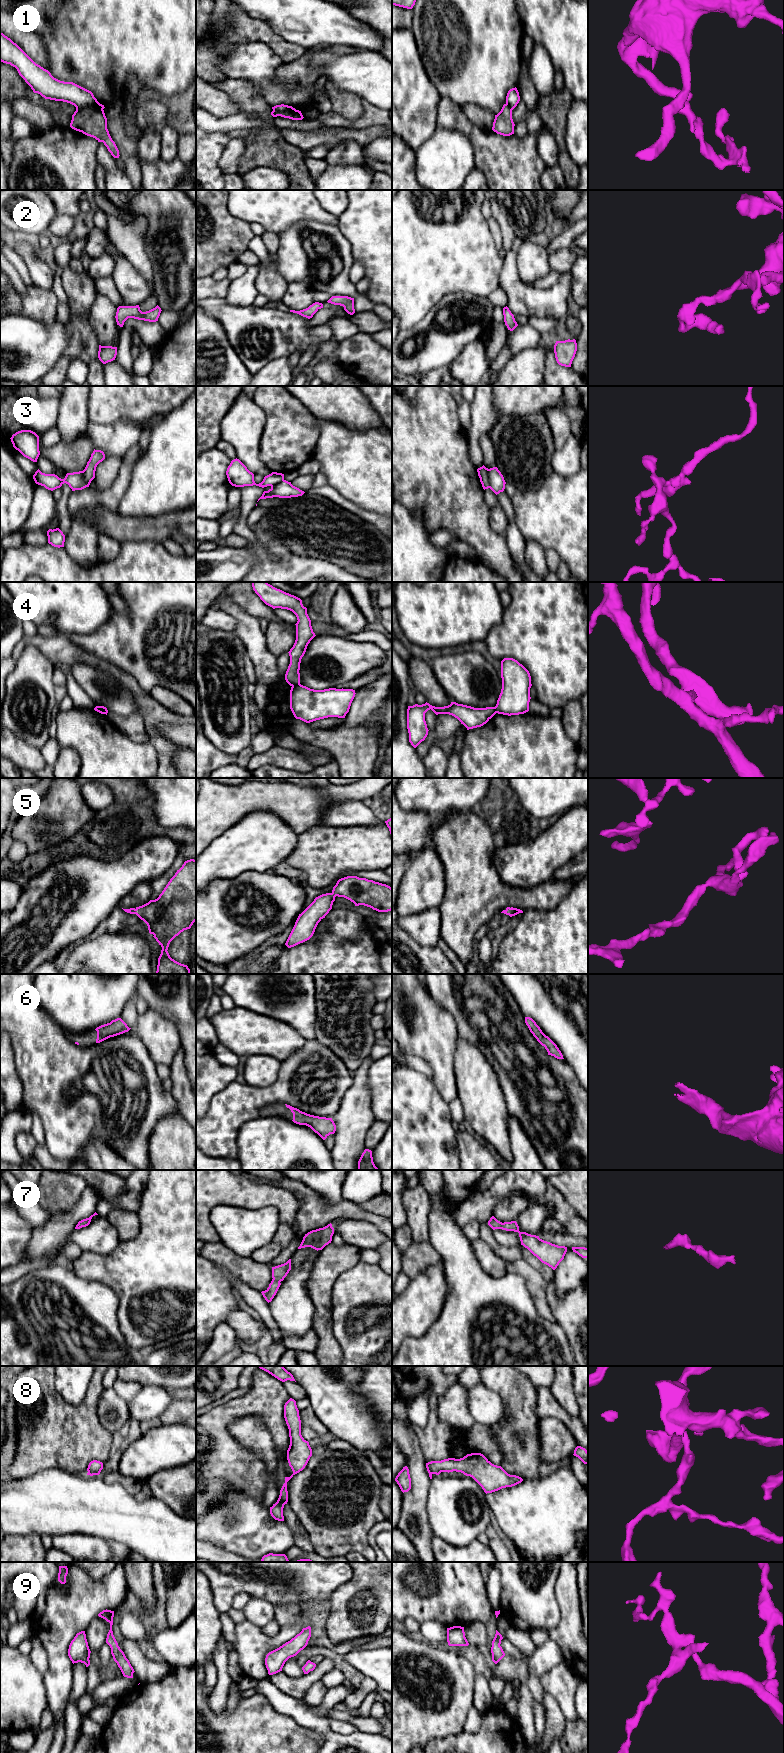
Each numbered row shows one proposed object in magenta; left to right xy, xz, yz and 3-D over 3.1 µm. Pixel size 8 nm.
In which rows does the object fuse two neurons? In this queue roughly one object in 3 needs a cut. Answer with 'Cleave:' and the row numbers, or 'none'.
Cleave: 1, 3, 4

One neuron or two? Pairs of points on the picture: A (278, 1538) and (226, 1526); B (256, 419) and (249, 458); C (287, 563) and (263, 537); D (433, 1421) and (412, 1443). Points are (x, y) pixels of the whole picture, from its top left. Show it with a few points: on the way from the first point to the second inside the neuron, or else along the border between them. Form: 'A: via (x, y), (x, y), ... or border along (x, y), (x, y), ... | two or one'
A: via (265, 1535), (253, 1533), (243, 1526), (239, 1526) | one
B: via (249, 429), (249, 448) | one
C: via (281, 557), (267, 543) | one
D: border along (405, 1419), (417, 1438), (425, 1460) | two

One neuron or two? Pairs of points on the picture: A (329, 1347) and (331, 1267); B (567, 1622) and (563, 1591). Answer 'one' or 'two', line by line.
A: one
B: one

